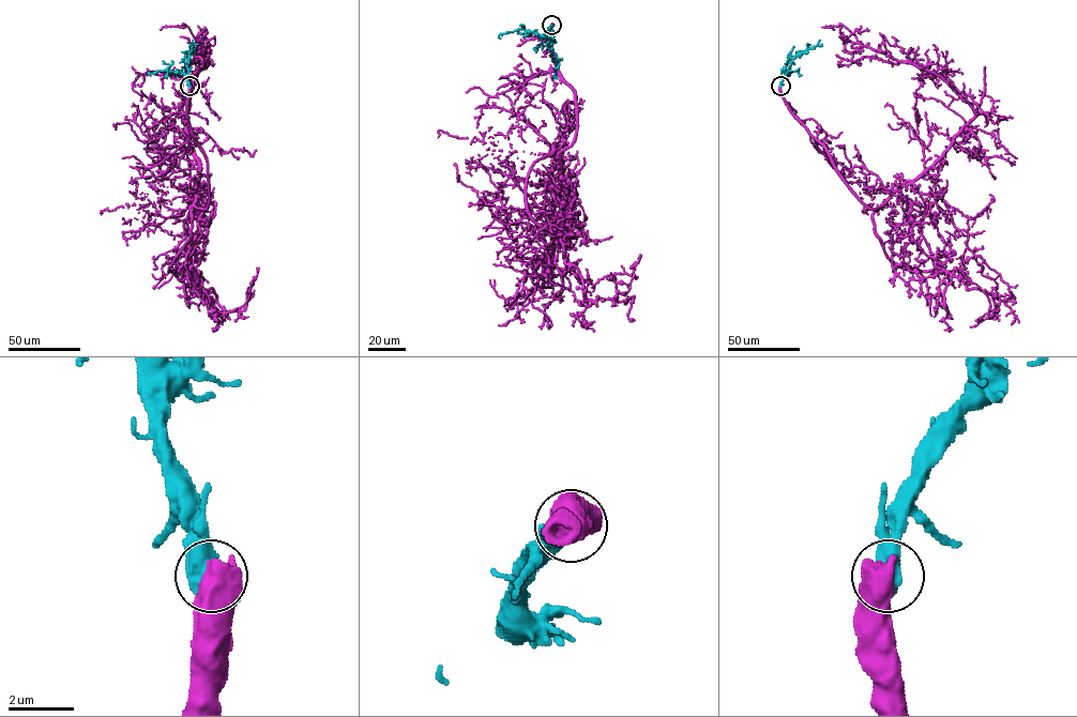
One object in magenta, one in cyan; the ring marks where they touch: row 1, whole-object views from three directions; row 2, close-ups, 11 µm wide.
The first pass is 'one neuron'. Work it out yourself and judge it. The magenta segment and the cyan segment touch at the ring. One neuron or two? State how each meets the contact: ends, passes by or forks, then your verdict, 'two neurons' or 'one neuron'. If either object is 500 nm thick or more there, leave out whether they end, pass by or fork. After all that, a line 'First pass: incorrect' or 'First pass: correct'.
two neurons
First pass: incorrect

